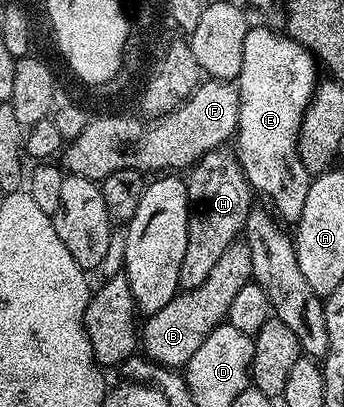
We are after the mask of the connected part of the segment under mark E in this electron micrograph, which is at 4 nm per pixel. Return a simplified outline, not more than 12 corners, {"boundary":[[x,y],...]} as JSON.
{"boundary":[[256,24],[242,43],[235,154],[253,194],[299,221],[296,144],[316,58]]}

